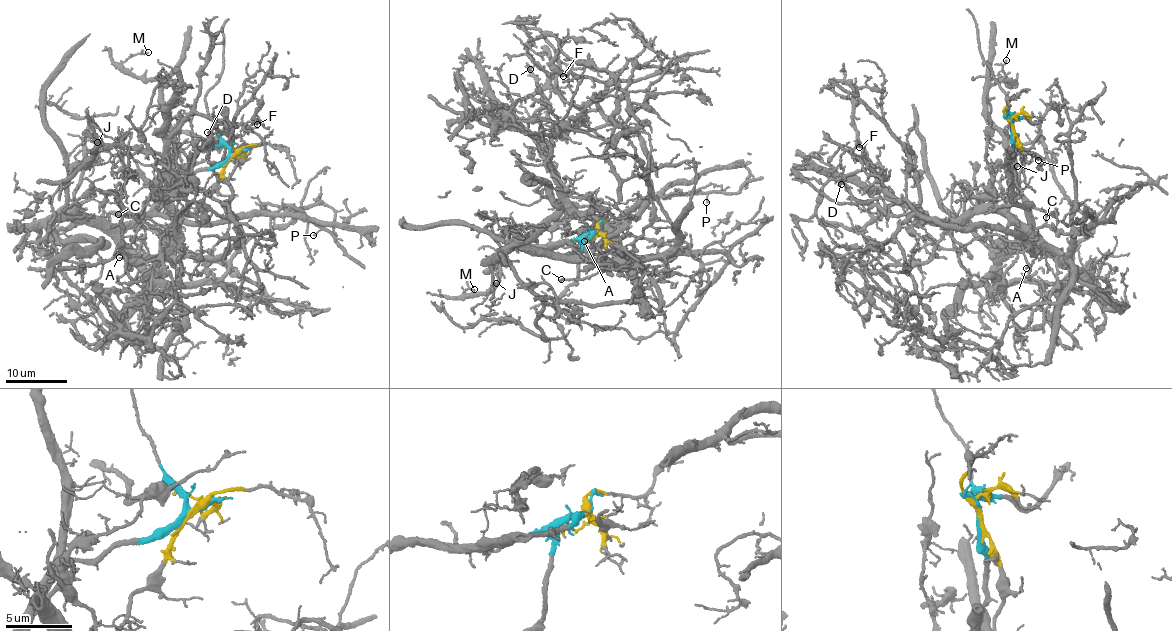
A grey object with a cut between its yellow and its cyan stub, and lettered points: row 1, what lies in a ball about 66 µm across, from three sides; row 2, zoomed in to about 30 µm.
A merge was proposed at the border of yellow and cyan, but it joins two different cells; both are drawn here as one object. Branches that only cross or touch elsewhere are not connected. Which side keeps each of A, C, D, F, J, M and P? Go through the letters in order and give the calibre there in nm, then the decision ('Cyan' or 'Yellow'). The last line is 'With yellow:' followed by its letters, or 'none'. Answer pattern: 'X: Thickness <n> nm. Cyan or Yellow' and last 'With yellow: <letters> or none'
A: Thickness 120 nm. Cyan
C: Thickness 160 nm. Cyan
D: Thickness 130 nm. Yellow
F: Thickness 70 nm. Yellow
J: Thickness 100 nm. Cyan
M: Thickness 110 nm. Cyan
P: Thickness 100 nm. Cyan
With yellow: D, F

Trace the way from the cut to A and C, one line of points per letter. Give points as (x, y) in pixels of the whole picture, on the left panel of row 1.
A: (232, 155), (170, 183), (160, 204), (120, 234), (134, 255), (118, 258)
C: (232, 155), (170, 183), (158, 209), (174, 223), (167, 233), (158, 233), (125, 214), (118, 215)

